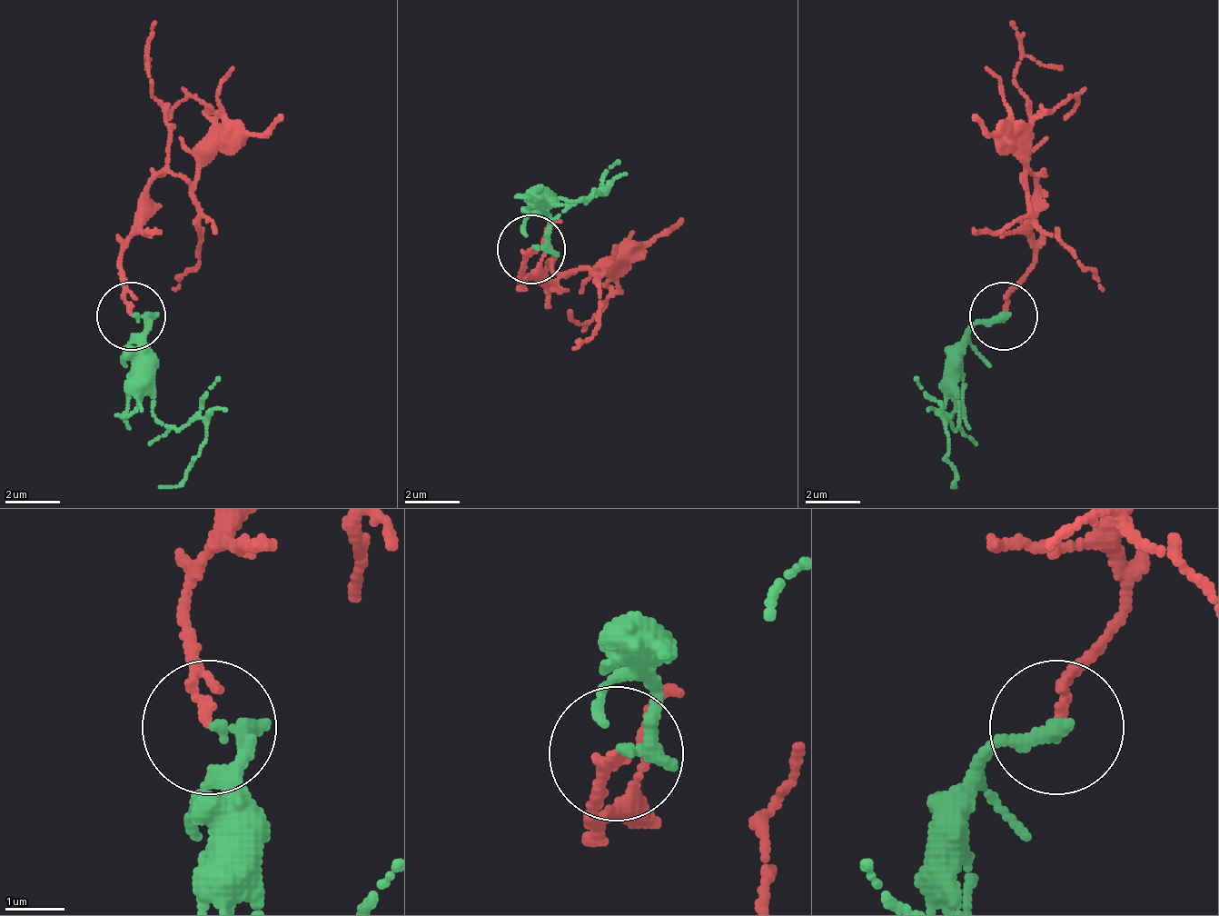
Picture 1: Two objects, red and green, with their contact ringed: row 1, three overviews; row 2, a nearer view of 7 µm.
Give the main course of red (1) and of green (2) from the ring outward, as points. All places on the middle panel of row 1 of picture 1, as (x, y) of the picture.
1: (532, 251), (519, 278), (567, 271), (567, 278), (547, 257), (553, 305)
2: (532, 251), (553, 203), (567, 203), (608, 189), (588, 203), (560, 196)

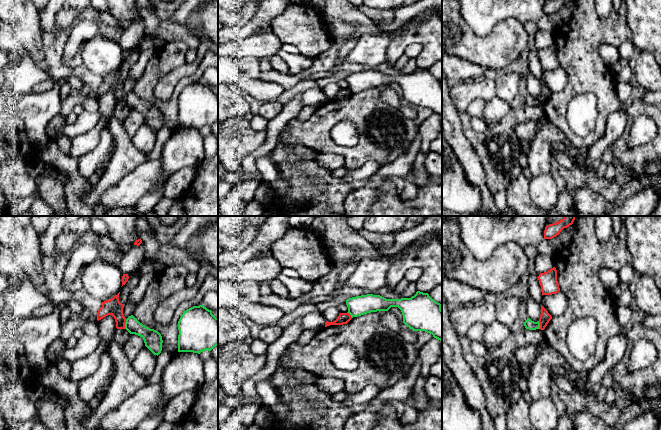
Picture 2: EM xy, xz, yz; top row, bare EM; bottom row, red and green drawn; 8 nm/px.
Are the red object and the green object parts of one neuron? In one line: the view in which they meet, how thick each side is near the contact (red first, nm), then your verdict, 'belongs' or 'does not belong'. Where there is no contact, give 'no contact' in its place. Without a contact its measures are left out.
xy | 130/140 nm | does not belong

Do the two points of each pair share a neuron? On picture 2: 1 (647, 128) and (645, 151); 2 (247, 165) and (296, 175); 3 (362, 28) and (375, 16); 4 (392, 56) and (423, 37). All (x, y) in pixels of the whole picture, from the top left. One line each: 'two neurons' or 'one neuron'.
1: two neurons
2: two neurons
3: two neurons
4: one neuron

